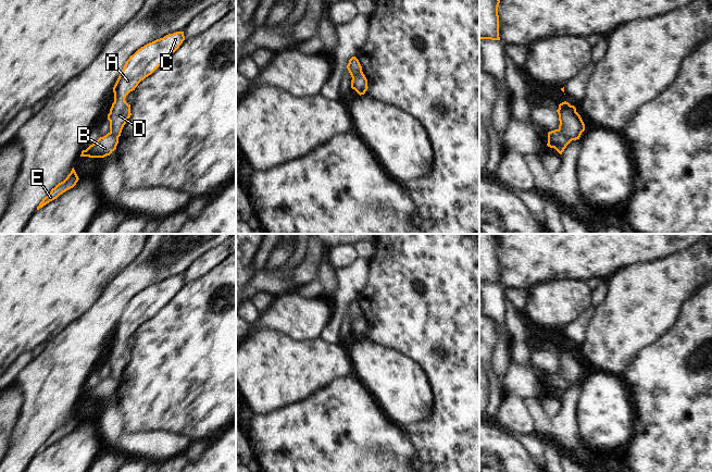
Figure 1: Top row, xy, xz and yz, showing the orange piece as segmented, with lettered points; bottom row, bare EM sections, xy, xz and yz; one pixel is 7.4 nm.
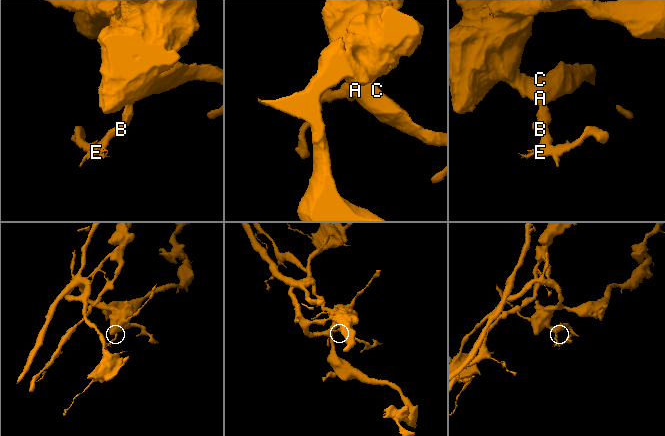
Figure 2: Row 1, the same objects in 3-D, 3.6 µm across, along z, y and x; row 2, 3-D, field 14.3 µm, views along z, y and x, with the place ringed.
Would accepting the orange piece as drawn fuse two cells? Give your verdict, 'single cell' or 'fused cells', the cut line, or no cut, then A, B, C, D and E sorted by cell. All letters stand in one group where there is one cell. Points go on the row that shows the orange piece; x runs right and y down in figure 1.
fused cells | yz (558, 129), (571, 140) | A C D / B E

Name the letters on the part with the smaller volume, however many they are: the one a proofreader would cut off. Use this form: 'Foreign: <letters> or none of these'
Foreign: B, E

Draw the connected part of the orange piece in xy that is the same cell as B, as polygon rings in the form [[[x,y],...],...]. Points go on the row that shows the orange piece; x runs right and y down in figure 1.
[[[111,132],[100,137],[95,144],[90,145],[86,150],[82,151],[80,157],[104,158],[110,156],[118,144],[118,137]]]

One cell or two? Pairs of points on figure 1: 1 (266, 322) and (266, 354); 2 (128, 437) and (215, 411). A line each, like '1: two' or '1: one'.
1: two
2: two

